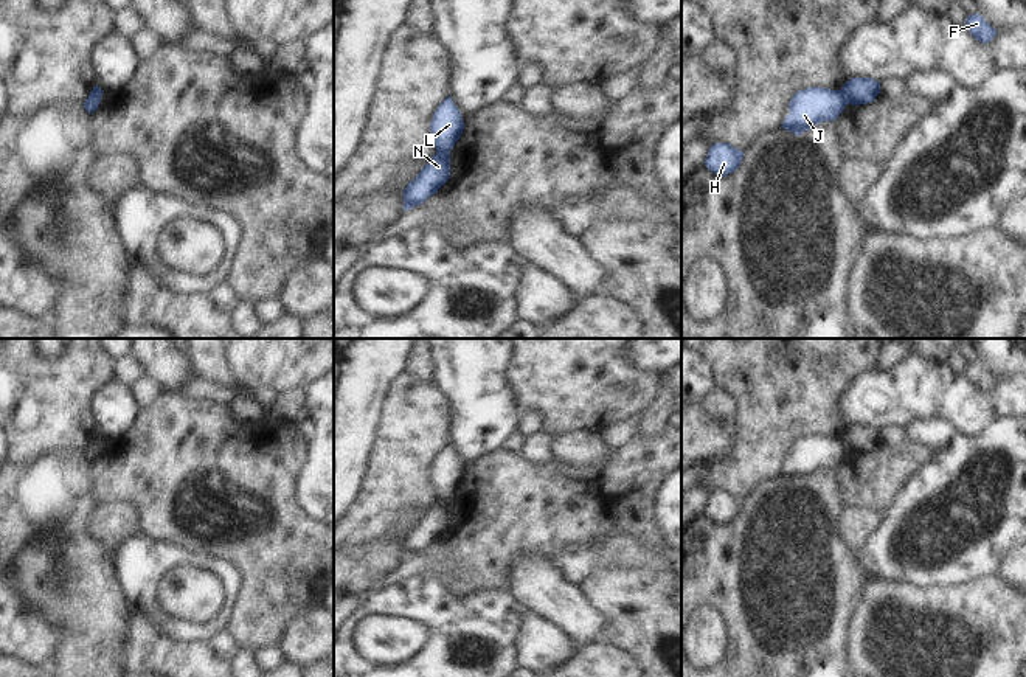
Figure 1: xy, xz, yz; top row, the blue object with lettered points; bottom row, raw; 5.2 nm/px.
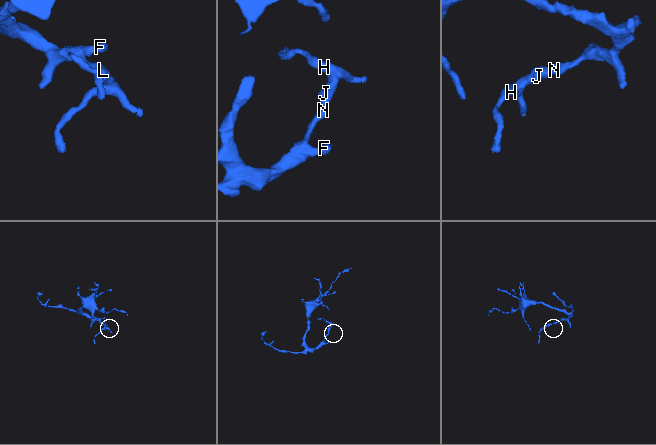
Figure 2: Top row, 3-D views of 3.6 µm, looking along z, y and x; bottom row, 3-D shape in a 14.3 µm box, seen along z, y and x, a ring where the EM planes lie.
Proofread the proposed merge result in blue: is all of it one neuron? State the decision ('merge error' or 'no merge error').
merge error

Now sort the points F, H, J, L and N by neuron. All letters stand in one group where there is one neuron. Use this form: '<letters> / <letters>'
F N / H J L

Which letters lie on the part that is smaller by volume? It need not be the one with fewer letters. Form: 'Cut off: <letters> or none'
Cut off: H, J, L.

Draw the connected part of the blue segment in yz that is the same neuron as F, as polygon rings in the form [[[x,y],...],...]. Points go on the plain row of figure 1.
[[[978,360],[967,365],[965,376],[983,391],[990,390],[997,384],[997,377],[992,376],[990,371],[986,370]]]

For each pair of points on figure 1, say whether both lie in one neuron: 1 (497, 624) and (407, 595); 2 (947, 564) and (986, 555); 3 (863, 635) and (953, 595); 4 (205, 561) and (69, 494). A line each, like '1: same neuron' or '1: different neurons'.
1: same neuron
2: same neuron
3: same neuron
4: different neurons

